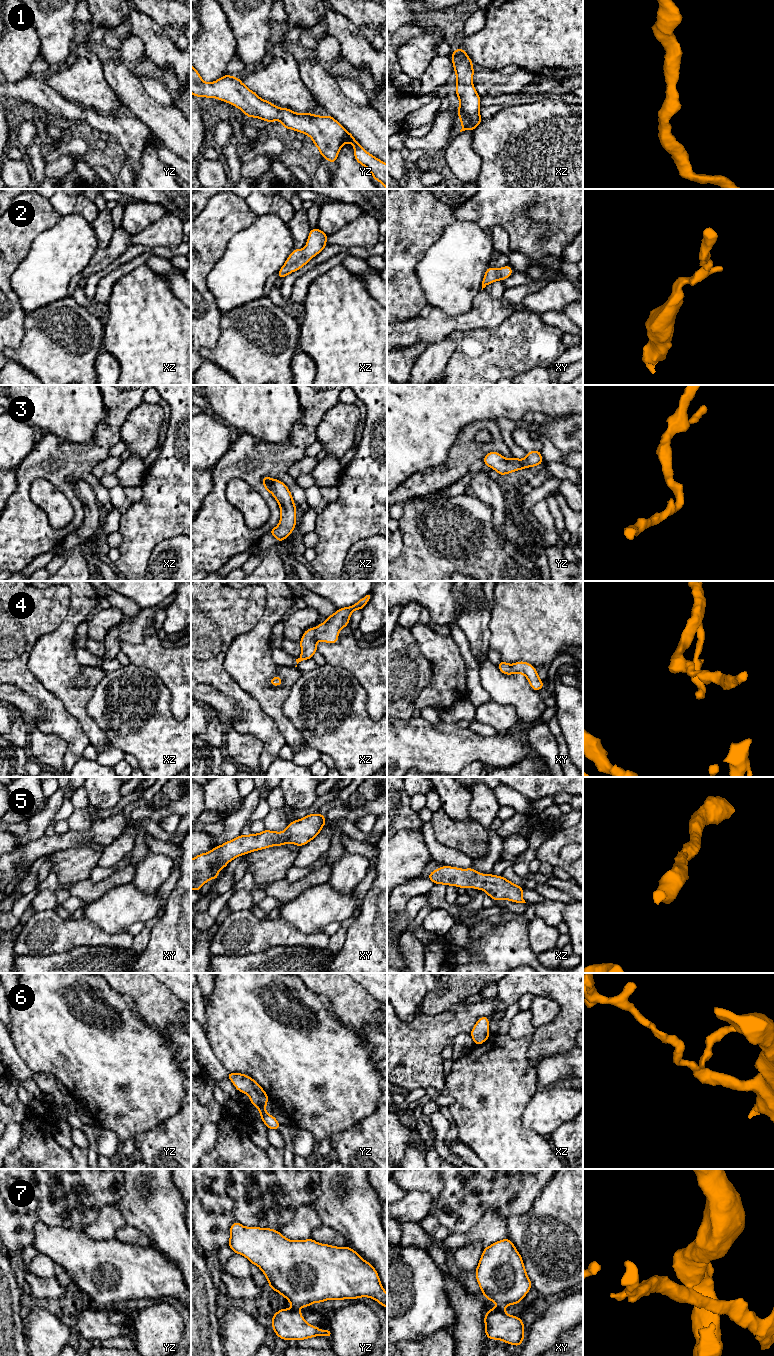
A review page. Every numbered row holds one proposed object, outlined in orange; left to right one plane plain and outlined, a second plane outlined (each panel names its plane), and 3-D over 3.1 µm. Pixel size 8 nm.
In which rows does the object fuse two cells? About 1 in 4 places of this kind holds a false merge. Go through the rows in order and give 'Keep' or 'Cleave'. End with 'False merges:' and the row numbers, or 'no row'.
1: Keep
2: Keep
3: Keep
4: Keep
5: Keep
6: Keep
7: Cleave
False merges: 7

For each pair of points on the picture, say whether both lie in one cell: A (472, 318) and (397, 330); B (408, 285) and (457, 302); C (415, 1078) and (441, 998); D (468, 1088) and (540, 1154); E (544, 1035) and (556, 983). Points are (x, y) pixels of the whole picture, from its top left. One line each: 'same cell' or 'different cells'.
A: same cell
B: different cells
C: different cells
D: same cell
E: same cell

